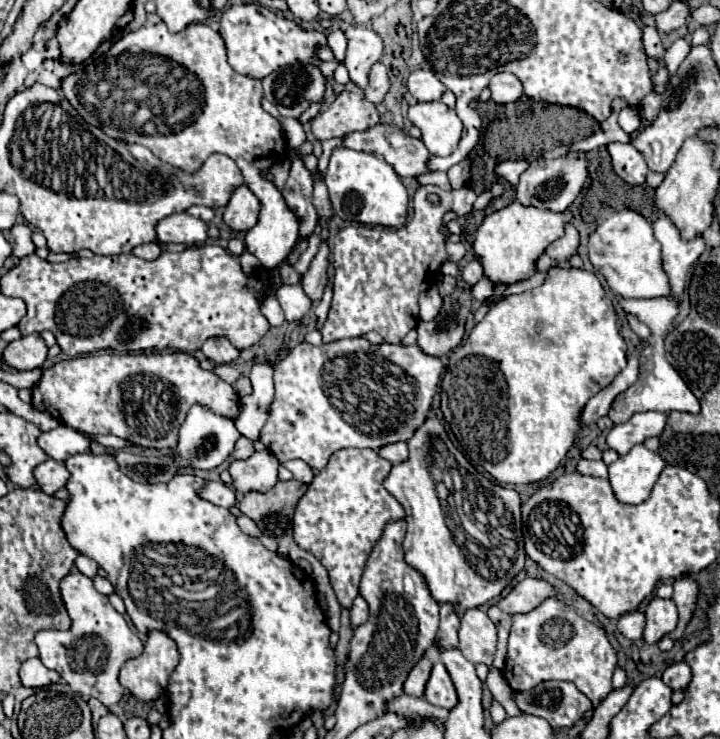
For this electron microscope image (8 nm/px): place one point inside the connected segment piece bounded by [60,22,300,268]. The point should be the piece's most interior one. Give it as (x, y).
(199, 105)

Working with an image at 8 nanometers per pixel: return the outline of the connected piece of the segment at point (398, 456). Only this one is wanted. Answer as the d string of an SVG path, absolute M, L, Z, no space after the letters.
M394 442L394 444L386 444L378 450L378 454L386 460L390 460L392 464L394 462L402 462L402 458L406 458L408 450L406 450L406 442Z

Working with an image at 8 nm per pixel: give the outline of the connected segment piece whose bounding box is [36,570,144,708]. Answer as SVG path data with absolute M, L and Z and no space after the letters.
M72 570L62 578L60 594L68 616L72 618L72 626L68 632L36 632L40 660L46 668L56 670L74 692L92 696L110 708L118 704L124 694L124 688L118 682L118 670L126 660L142 654L144 642L130 630L124 616L114 610L114 606L108 602L108 596L100 594L92 580L78 570Z

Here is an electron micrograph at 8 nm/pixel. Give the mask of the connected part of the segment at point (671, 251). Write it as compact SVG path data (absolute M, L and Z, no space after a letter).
M664 214L654 222L654 236L662 244L662 266L672 288L670 298L680 304L686 286L686 274L704 252L704 240L696 238L694 242L682 242L678 228Z

